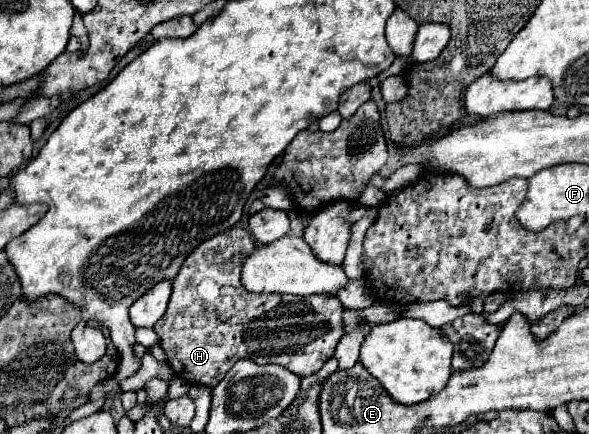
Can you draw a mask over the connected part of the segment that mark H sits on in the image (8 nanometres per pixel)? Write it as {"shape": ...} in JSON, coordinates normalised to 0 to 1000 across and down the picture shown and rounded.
{"shape":[[[394,523],[390,532],[363,541],[363,551],[350,551],[350,560],[340,560],[340,569],[316,592],[316,606],[302,624],[302,638],[295,638],[292,647],[289,703],[275,726],[275,735],[261,749],[261,763],[272,776],[272,800],[282,813],[285,841],[295,850],[299,864],[312,869],[326,887],[367,892],[404,827],[424,827],[438,841],[472,836],[489,855],[520,869],[543,855],[543,846],[567,818],[570,790],[584,772],[581,758],[584,712],[574,684],[421,675],[411,661],[409,620],[414,597],[428,588],[431,574],[435,560],[421,541],[421,532]]]}

